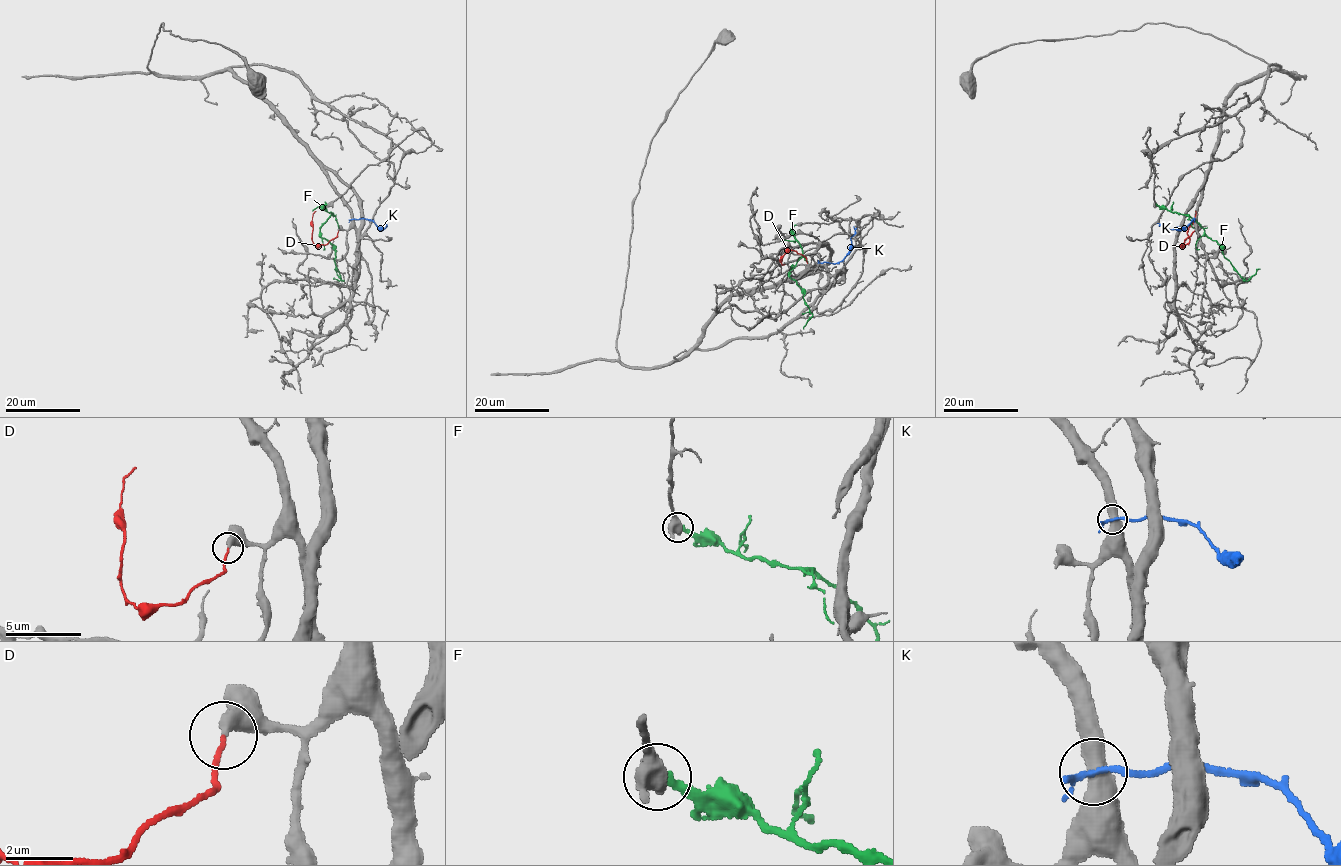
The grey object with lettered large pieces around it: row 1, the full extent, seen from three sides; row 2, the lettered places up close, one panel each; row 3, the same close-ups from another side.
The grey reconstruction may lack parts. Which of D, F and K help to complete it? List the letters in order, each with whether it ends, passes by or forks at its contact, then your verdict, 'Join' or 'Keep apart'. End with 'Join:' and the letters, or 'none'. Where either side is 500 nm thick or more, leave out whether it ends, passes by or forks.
D: It ends there. Join
F: Keep apart
K: Keep apart
Join: D

